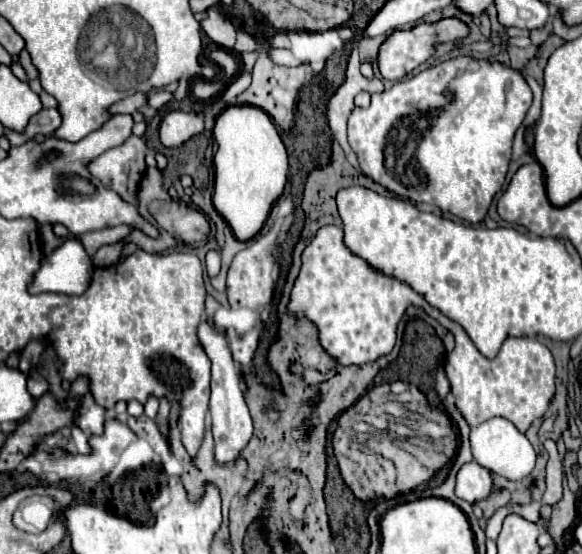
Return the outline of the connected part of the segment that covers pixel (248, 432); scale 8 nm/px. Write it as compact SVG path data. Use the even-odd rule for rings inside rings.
M204 321L198 325L198 341L212 361L212 395L210 395L210 417L212 417L212 435L214 435L214 459L220 465L232 463L238 453L246 447L252 437L252 419L242 397L240 389L240 373L232 359L232 351L228 347L226 335L216 329L214 323Z

